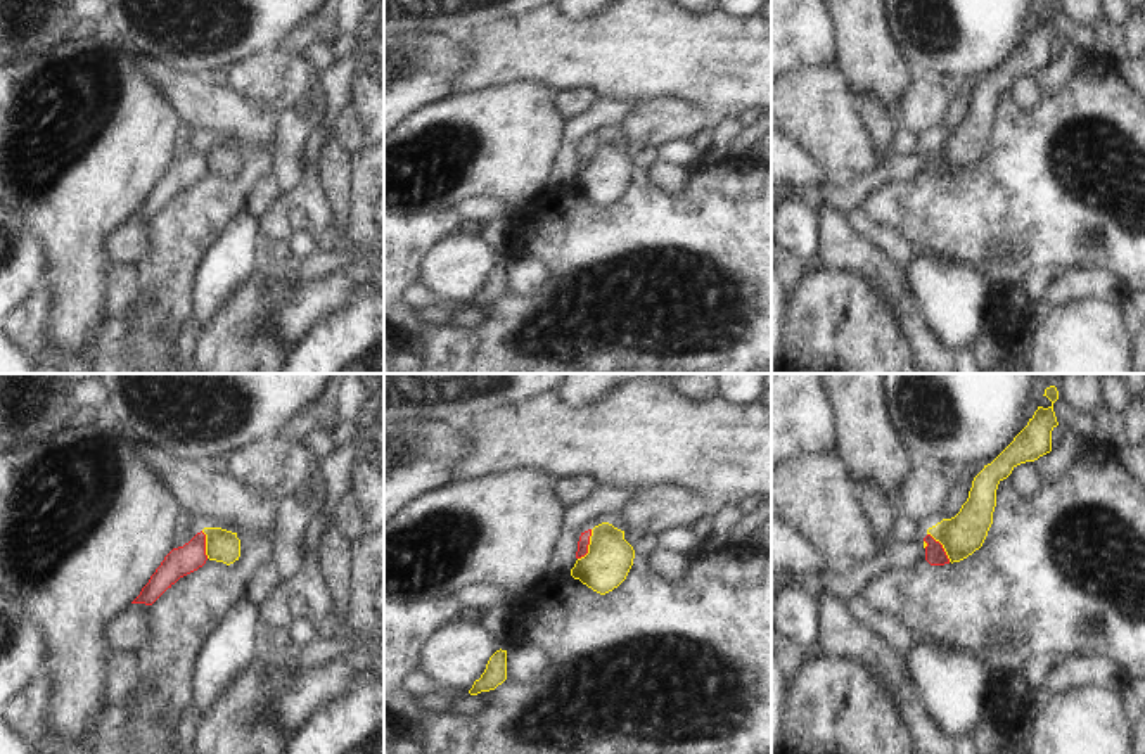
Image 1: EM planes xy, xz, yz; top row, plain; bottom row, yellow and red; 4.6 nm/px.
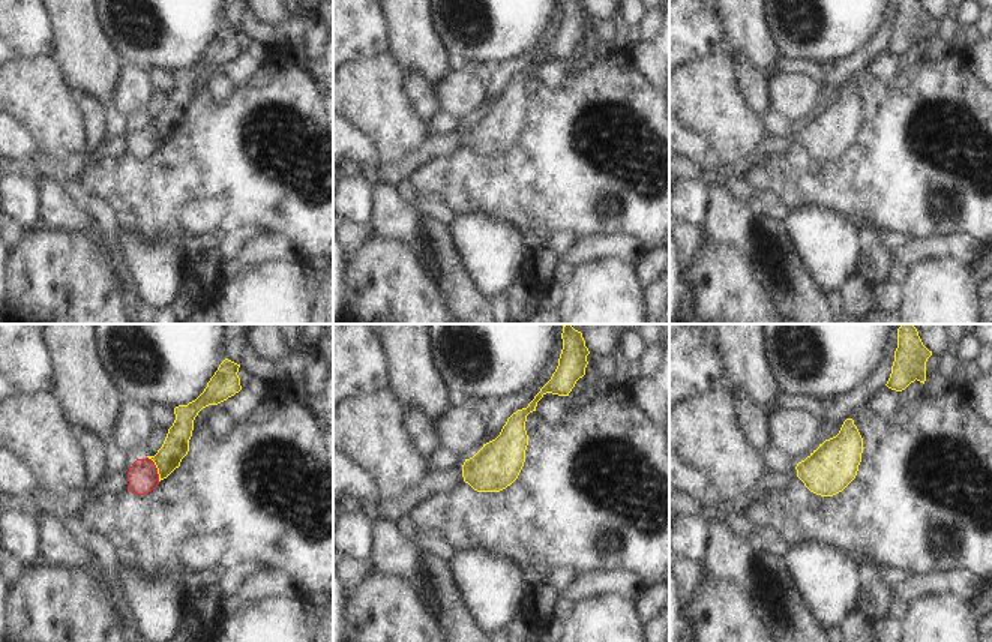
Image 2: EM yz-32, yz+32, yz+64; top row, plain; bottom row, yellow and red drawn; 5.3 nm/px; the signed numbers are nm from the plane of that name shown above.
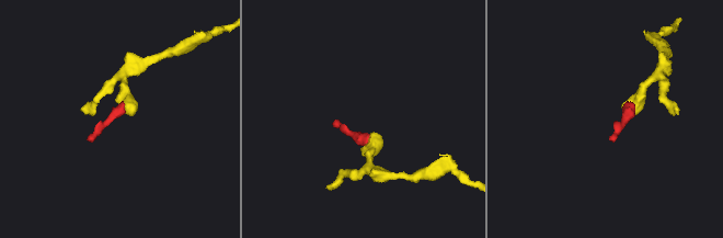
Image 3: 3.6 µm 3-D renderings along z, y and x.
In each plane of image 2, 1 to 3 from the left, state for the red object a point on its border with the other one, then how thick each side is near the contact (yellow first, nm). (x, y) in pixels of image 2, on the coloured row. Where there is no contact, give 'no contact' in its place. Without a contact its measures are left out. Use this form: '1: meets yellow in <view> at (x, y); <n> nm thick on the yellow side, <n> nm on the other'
1: meets yellow in yz-32 at (156, 467); 140 nm thick on the yellow side, 170 nm on the other
2: no contact
3: no contact

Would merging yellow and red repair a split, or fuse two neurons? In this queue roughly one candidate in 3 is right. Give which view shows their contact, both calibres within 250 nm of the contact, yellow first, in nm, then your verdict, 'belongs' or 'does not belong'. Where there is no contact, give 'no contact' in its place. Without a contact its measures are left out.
contact in xz; calibres 220 and 50 nm; does not belong

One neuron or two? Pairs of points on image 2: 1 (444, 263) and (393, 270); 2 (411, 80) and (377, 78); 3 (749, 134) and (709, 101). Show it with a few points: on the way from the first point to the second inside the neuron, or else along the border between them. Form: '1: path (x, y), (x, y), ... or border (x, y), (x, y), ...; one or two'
1: border (398, 240), (414, 252), (441, 296); two
2: border (404, 74), (404, 90), (417, 113); two
3: path (739, 129), (719, 111); one

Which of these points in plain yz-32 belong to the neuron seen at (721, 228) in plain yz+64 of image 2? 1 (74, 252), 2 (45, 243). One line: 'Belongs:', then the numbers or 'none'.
Belongs: none

